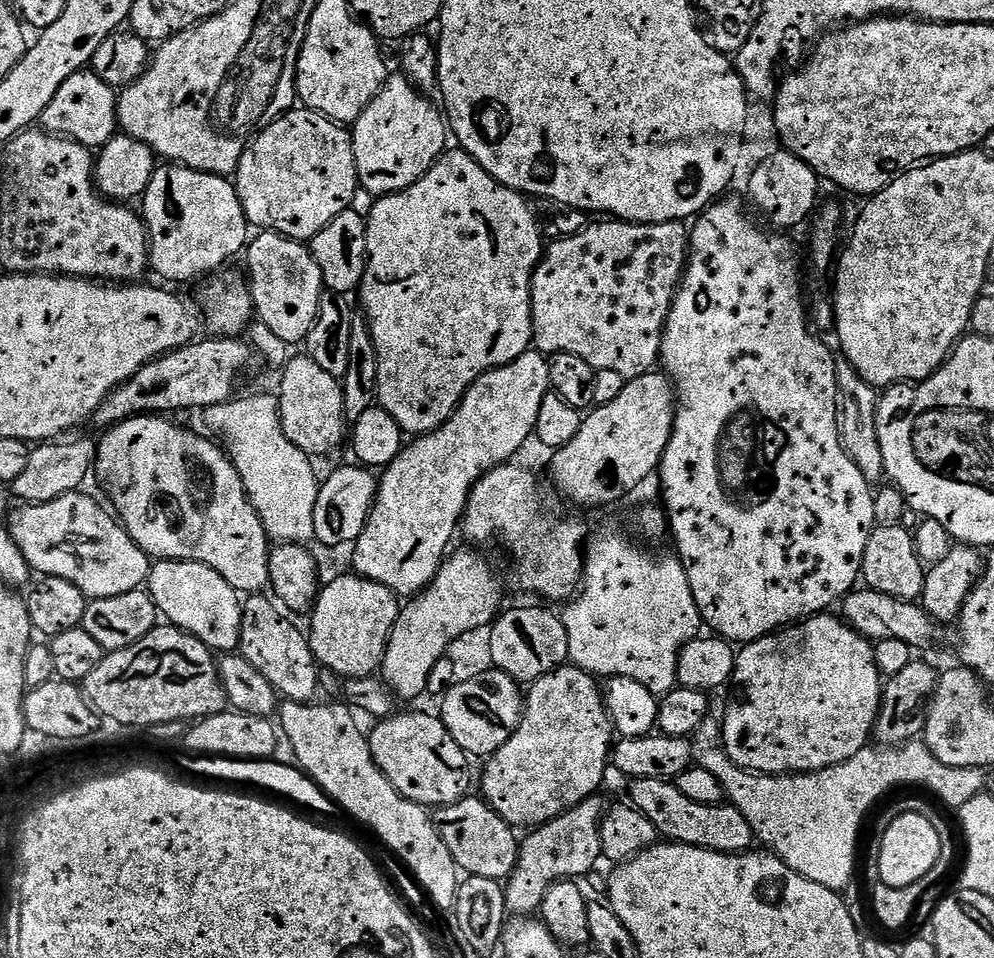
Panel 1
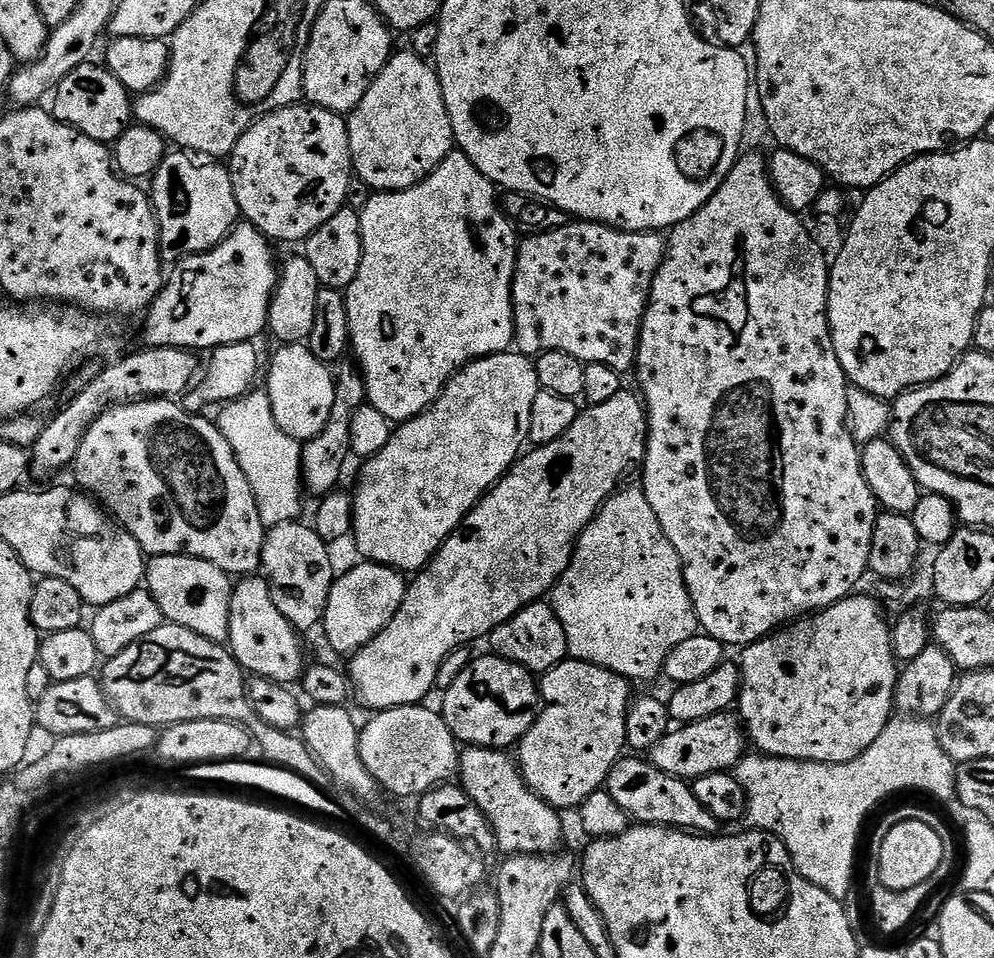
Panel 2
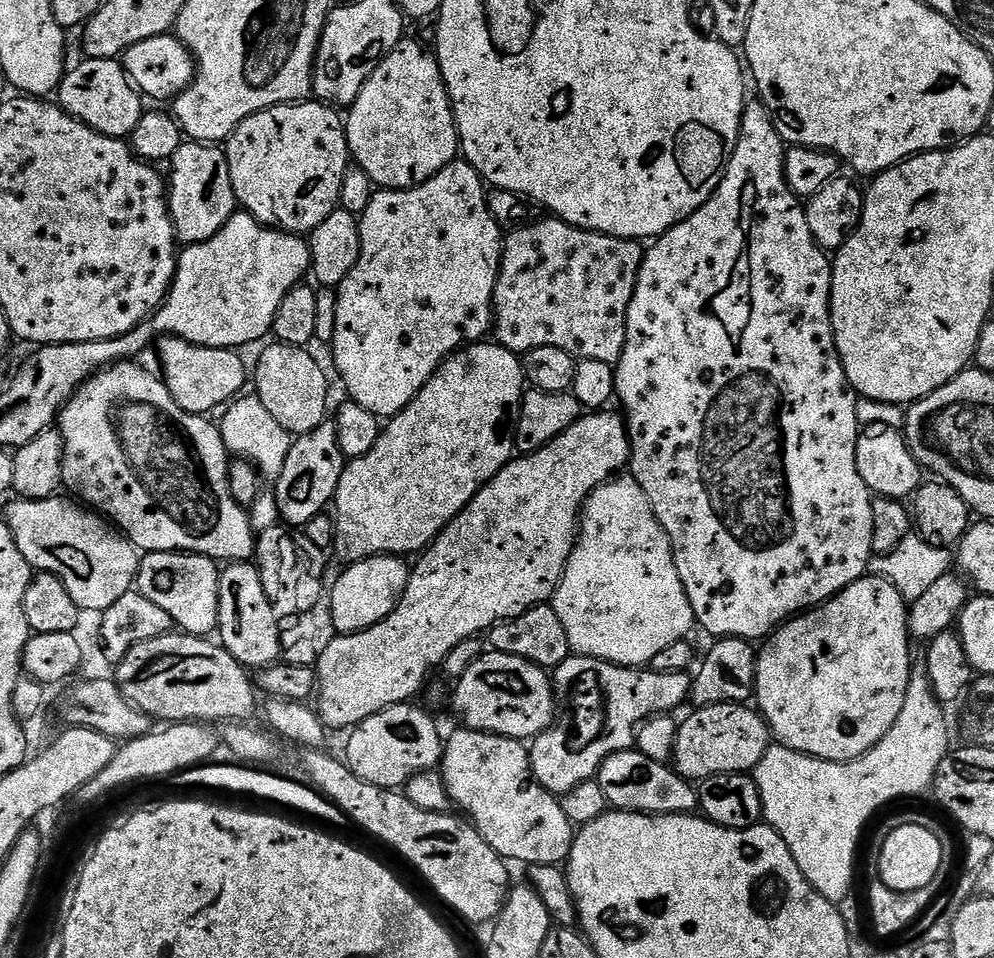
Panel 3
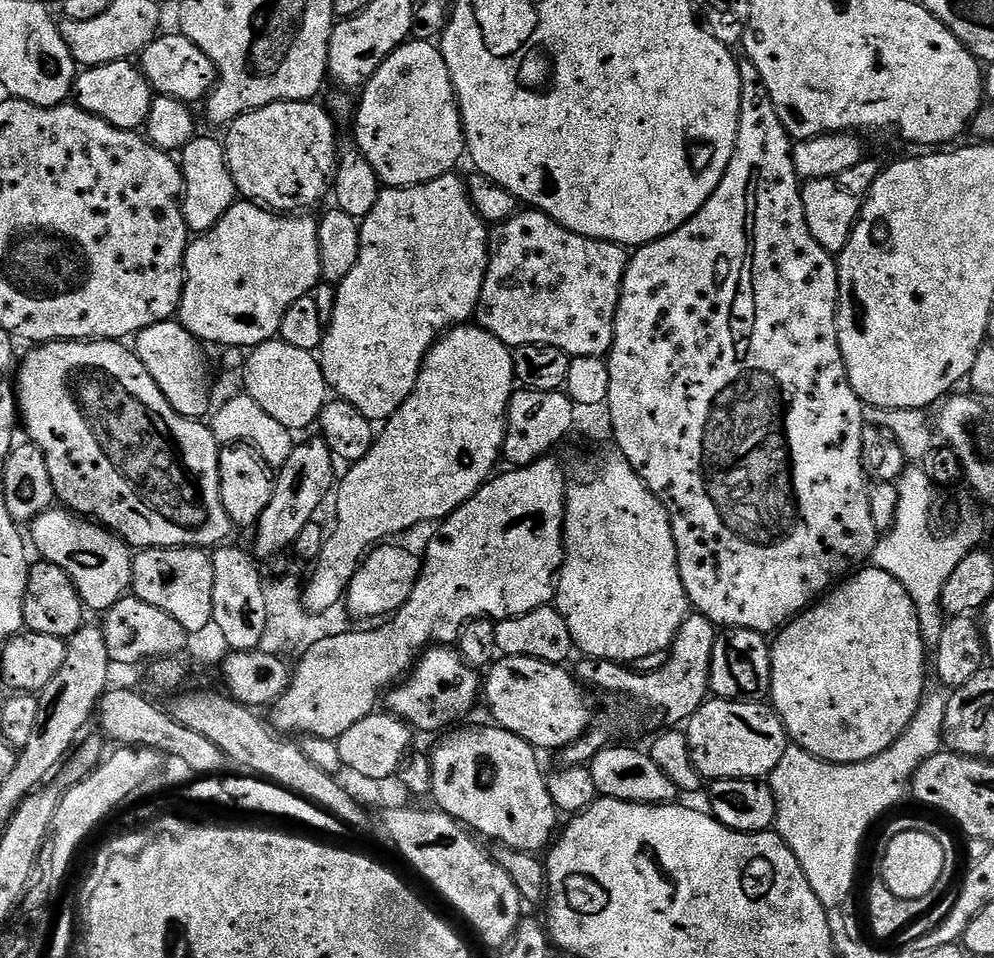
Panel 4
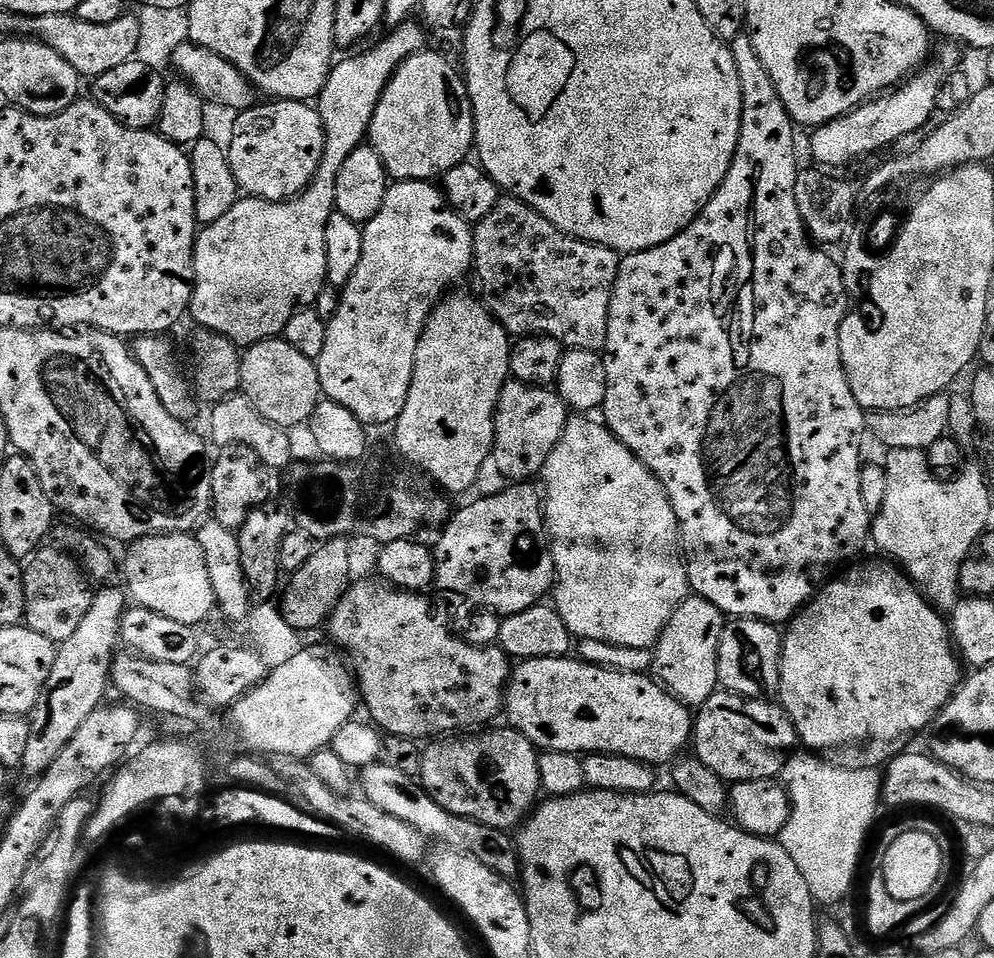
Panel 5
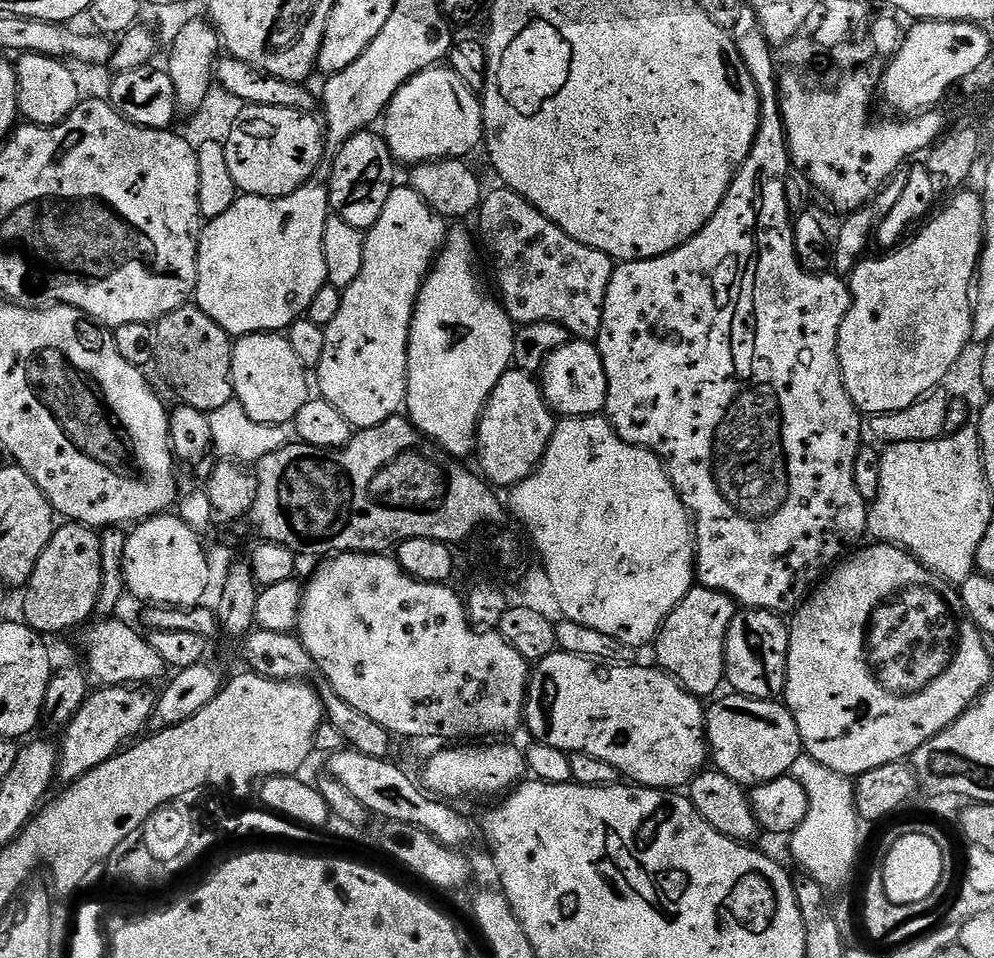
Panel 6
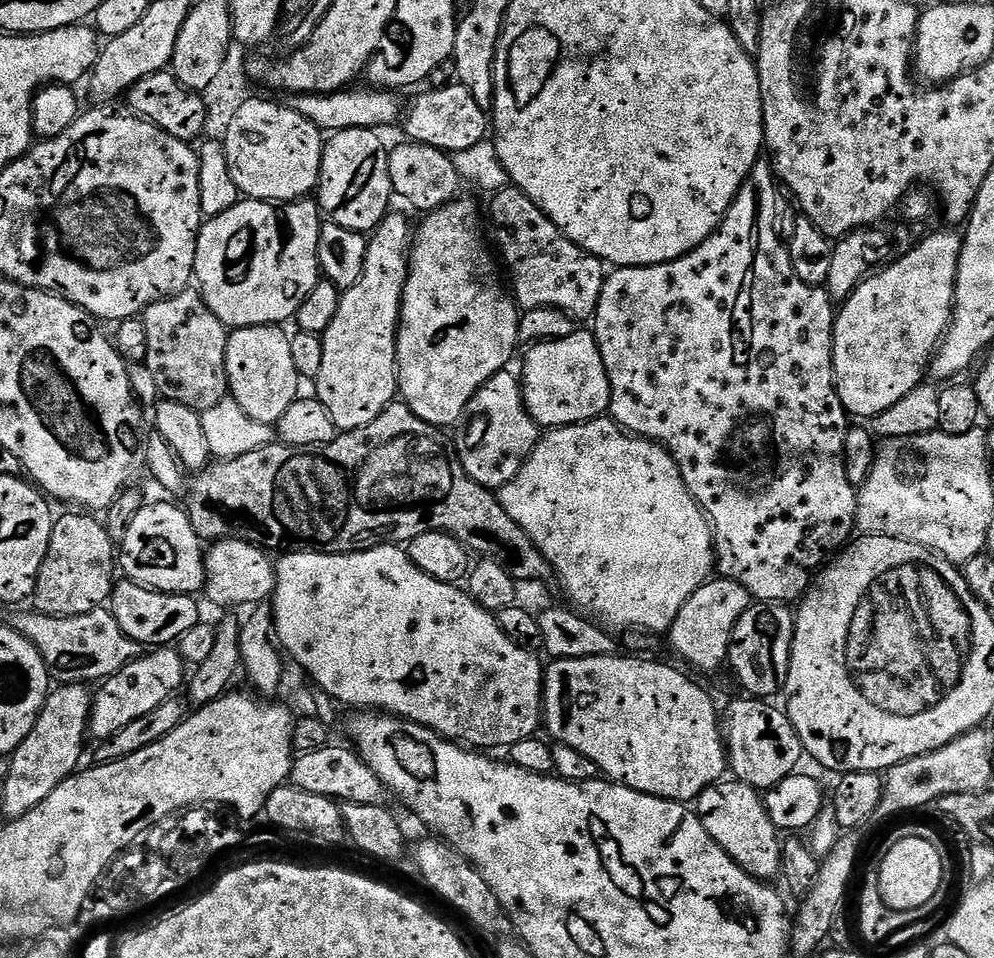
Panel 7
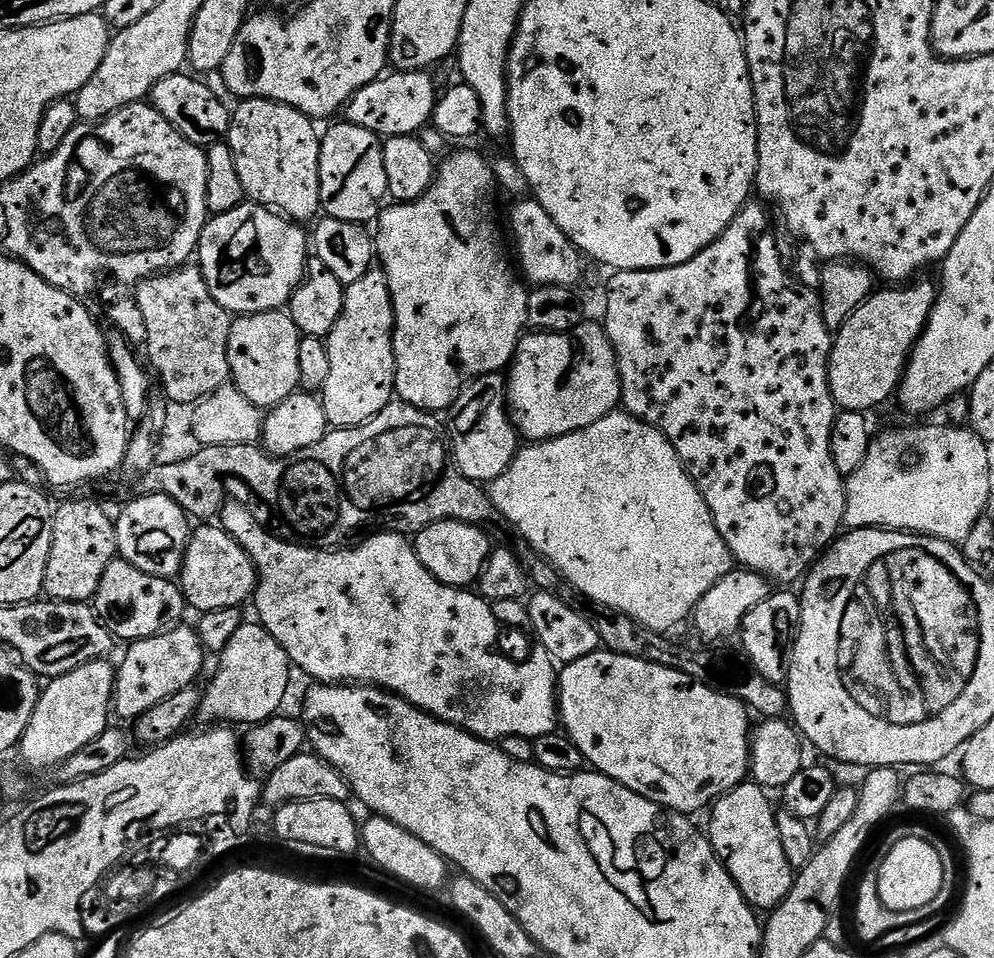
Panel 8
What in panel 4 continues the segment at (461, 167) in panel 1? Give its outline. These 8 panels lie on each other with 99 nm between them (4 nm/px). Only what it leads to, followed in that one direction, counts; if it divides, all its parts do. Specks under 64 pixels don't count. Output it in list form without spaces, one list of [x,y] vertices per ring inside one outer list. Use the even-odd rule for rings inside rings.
[[[449,174],[413,188],[385,187],[381,191],[379,198],[374,202],[374,210],[370,210],[370,214],[360,220],[360,253],[358,254],[358,262],[354,266],[354,270],[350,270],[350,274],[346,274],[346,278],[336,288],[334,314],[332,315],[332,321],[326,325],[324,343],[318,349],[318,359],[320,361],[320,369],[324,371],[324,377],[329,389],[339,399],[353,404],[370,421],[383,422],[388,420],[404,405],[406,398],[410,398],[410,394],[418,382],[420,367],[426,358],[426,354],[432,349],[433,344],[449,328],[469,323],[477,315],[480,307],[480,295],[482,294],[482,286],[488,269],[488,234],[490,228],[486,221],[476,212],[476,207],[469,200],[465,181],[463,179],[459,180],[458,177],[459,175]]]

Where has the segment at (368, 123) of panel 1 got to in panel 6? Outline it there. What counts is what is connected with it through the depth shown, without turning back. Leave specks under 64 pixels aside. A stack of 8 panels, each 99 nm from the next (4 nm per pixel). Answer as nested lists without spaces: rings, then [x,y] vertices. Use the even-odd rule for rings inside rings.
[[[437,66],[435,68],[427,68],[422,70],[418,74],[414,74],[414,78],[410,78],[400,87],[398,94],[394,94],[394,98],[388,104],[388,109],[384,111],[382,117],[382,125],[384,124],[384,129],[382,129],[382,135],[384,141],[388,143],[388,149],[392,151],[393,157],[401,165],[408,164],[407,166],[415,166],[418,164],[424,164],[428,160],[451,160],[453,158],[464,158],[467,157],[467,152],[472,152],[476,147],[481,147],[482,141],[484,139],[484,110],[482,107],[482,100],[479,95],[473,89],[469,88],[465,80],[458,75],[455,70],[450,66]]]

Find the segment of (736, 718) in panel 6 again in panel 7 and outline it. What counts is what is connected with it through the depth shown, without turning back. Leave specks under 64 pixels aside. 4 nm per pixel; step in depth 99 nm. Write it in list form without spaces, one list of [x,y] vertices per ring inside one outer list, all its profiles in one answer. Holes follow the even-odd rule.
[[[760,698],[736,700],[722,716],[724,743],[728,750],[728,767],[735,779],[757,790],[778,786],[782,778],[793,775],[806,753],[787,711]]]

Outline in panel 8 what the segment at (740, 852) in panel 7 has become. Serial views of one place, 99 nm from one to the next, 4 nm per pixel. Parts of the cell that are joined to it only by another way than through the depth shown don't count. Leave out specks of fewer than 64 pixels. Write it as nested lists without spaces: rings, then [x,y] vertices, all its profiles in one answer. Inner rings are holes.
[[[755,782],[740,784],[711,805],[706,827],[706,835],[716,856],[734,878],[748,904],[760,912],[776,908],[793,888],[795,880],[795,871],[779,841],[777,809],[772,808],[768,796],[769,793]]]

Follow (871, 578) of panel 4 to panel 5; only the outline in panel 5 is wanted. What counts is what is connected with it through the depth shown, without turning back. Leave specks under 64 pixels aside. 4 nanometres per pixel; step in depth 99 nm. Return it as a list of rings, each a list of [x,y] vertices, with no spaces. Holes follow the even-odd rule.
[[[888,563],[889,565],[859,564],[852,566],[857,566],[857,568],[849,567],[847,570],[844,570],[849,570],[849,572],[841,571],[839,573],[841,576],[837,580],[829,579],[817,591],[816,595],[792,617],[787,625],[786,631],[782,636],[782,647],[780,650],[778,700],[784,712],[792,720],[792,725],[796,728],[799,743],[807,751],[827,760],[830,764],[837,764],[839,768],[879,769],[881,766],[887,765],[889,760],[894,759],[895,756],[905,751],[911,745],[908,743],[923,728],[925,731],[932,721],[936,719],[936,713],[948,705],[948,701],[951,700],[962,683],[962,675],[960,676],[962,664],[958,659],[958,653],[952,642],[949,621],[937,609],[932,607],[932,603],[927,596],[908,579],[907,575],[899,567],[893,566],[891,563]]]

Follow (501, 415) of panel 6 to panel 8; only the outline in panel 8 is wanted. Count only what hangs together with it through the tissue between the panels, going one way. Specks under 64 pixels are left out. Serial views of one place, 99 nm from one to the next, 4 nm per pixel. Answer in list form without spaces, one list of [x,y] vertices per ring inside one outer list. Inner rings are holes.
[[[491,372],[470,381],[448,409],[446,419],[446,436],[453,461],[466,478],[491,482],[508,469],[510,462],[514,462],[522,440],[508,414],[506,380],[501,373]]]

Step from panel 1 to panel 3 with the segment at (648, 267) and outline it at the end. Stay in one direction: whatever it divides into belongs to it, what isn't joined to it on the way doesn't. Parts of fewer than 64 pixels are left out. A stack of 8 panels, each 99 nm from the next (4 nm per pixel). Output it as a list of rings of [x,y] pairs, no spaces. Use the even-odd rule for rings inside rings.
[[[559,218],[537,219],[531,224],[521,228],[513,228],[504,237],[504,253],[500,259],[500,277],[494,290],[492,307],[494,309],[494,336],[499,343],[510,351],[523,354],[534,350],[538,346],[558,346],[558,350],[566,350],[577,360],[593,360],[594,362],[606,362],[615,366],[619,360],[622,350],[626,346],[626,318],[630,298],[636,289],[638,270],[644,261],[645,245],[638,240],[623,240],[617,236],[607,236],[601,232],[587,232],[568,224]]]

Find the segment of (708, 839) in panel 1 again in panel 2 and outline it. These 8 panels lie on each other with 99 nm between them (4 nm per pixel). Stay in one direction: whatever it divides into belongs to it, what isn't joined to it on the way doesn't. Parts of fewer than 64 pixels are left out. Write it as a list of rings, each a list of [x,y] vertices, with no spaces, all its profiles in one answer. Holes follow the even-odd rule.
[[[621,758],[613,766],[608,775],[606,791],[622,810],[637,825],[654,824],[658,828],[678,828],[693,834],[716,834],[721,831],[720,821],[694,798],[691,783],[681,780],[678,776],[671,776],[655,768],[647,759]]]

